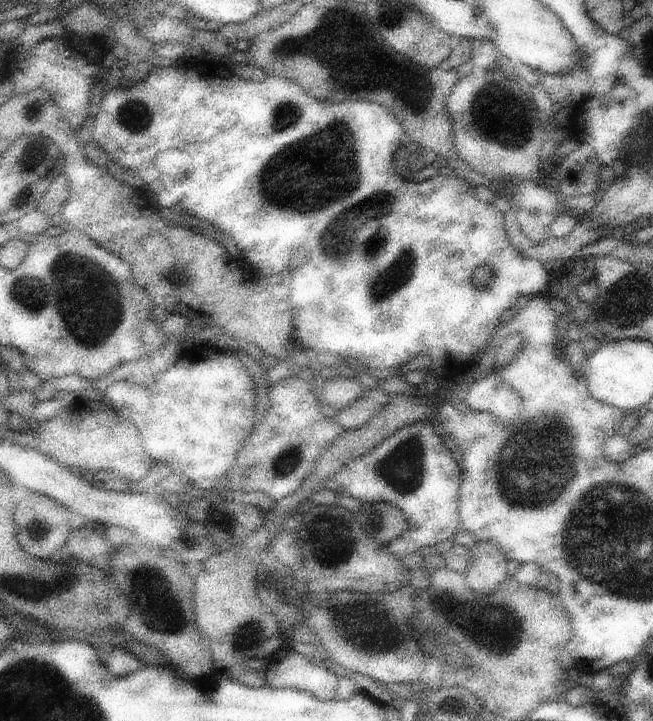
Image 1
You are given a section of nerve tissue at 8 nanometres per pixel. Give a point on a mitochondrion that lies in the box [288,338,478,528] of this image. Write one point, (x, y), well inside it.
(402, 469)

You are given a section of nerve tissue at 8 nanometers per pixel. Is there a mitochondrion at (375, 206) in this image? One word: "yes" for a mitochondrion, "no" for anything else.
yes

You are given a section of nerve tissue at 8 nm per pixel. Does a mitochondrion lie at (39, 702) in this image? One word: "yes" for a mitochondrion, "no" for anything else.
yes

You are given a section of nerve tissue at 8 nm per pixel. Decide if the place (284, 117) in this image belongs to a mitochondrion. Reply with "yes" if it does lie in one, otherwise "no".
yes

